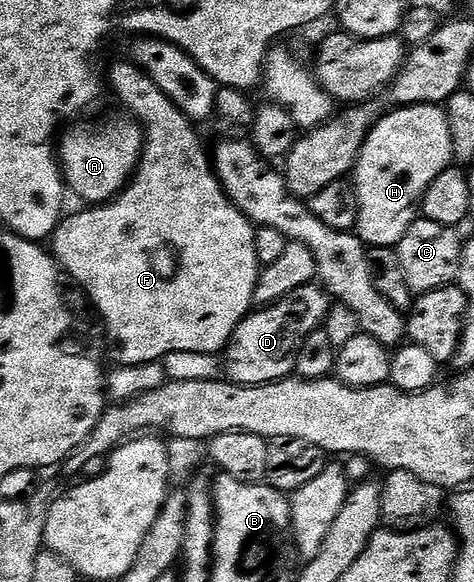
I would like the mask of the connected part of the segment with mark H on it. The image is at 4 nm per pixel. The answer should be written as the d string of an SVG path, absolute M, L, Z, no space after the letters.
M414 104L408 108L396 108L381 117L367 133L367 140L359 151L359 161L353 169L353 183L359 196L359 239L372 248L395 248L399 245L411 223L420 215L425 190L429 190L437 174L452 167L454 154L447 114L442 107L434 104Z

